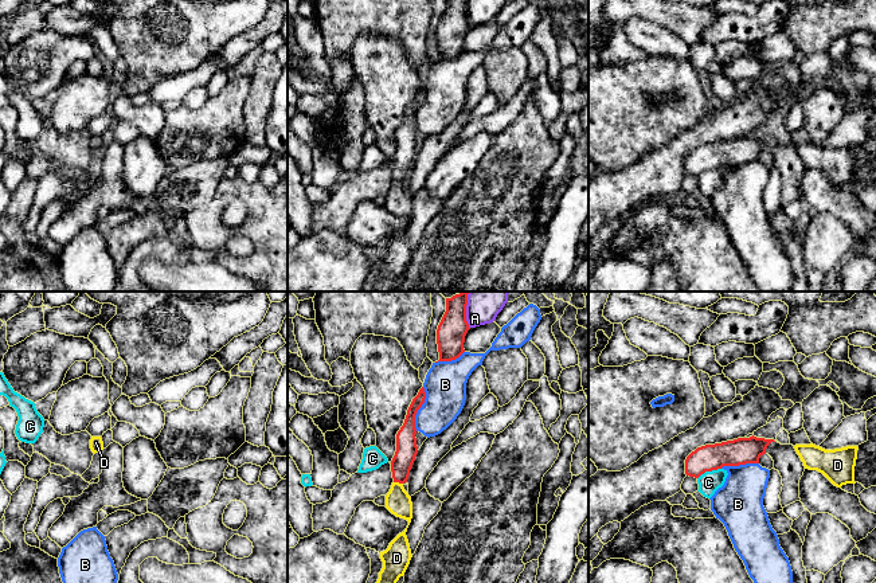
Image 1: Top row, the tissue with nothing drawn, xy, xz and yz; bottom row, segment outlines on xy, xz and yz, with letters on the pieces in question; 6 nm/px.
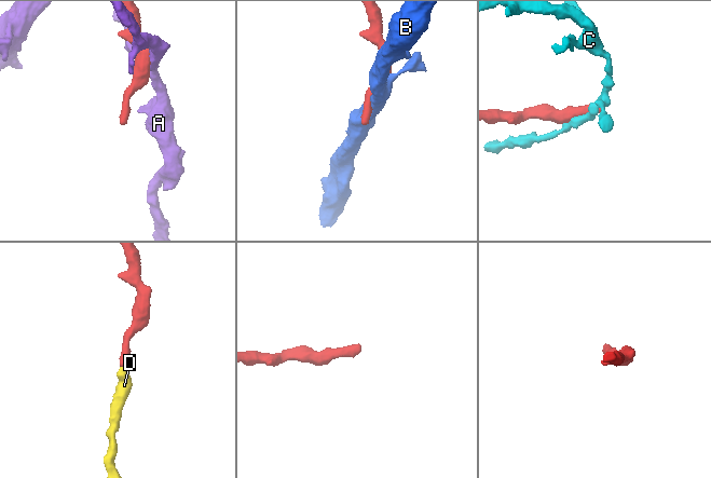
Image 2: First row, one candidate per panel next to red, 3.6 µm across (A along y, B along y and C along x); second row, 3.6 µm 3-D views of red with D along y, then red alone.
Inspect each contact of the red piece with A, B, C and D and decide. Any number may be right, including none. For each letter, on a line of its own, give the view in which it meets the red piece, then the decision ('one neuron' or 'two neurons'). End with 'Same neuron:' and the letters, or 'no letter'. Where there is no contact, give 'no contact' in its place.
A: meets red in xz; two neurons
B: meets red in xz; two neurons
C: meets red in yz; two neurons
D: meets red in xz; one neuron
Same neuron: D

